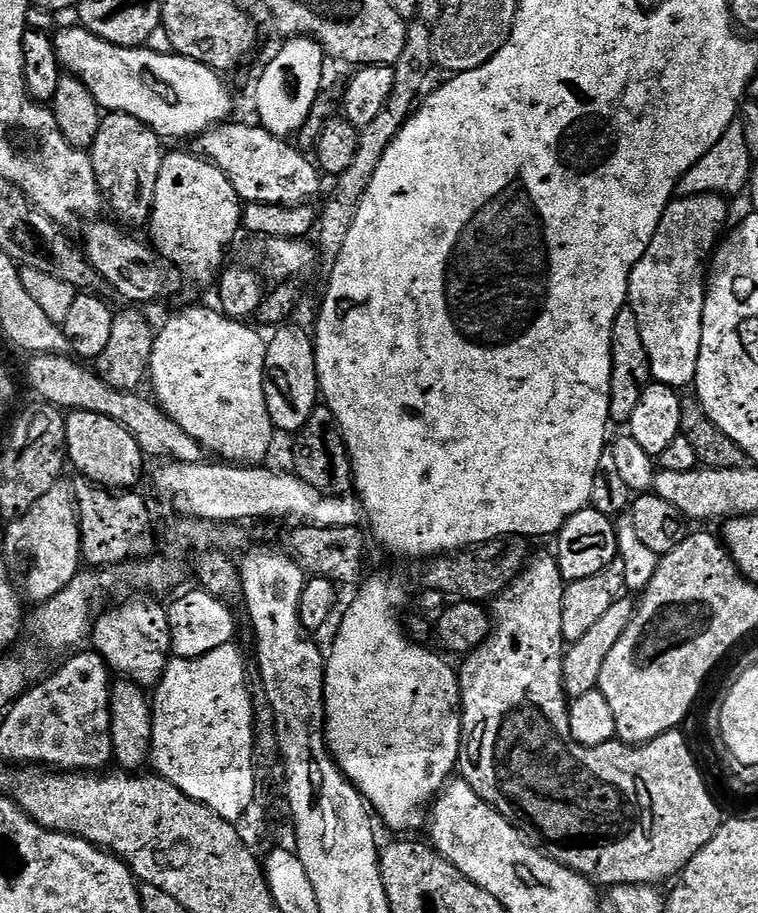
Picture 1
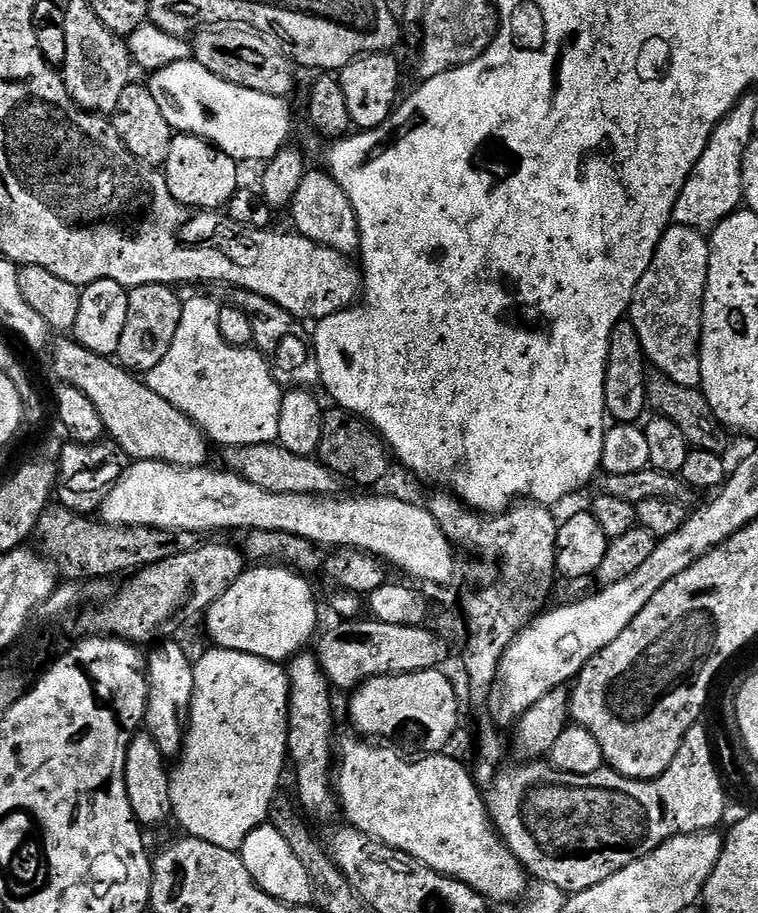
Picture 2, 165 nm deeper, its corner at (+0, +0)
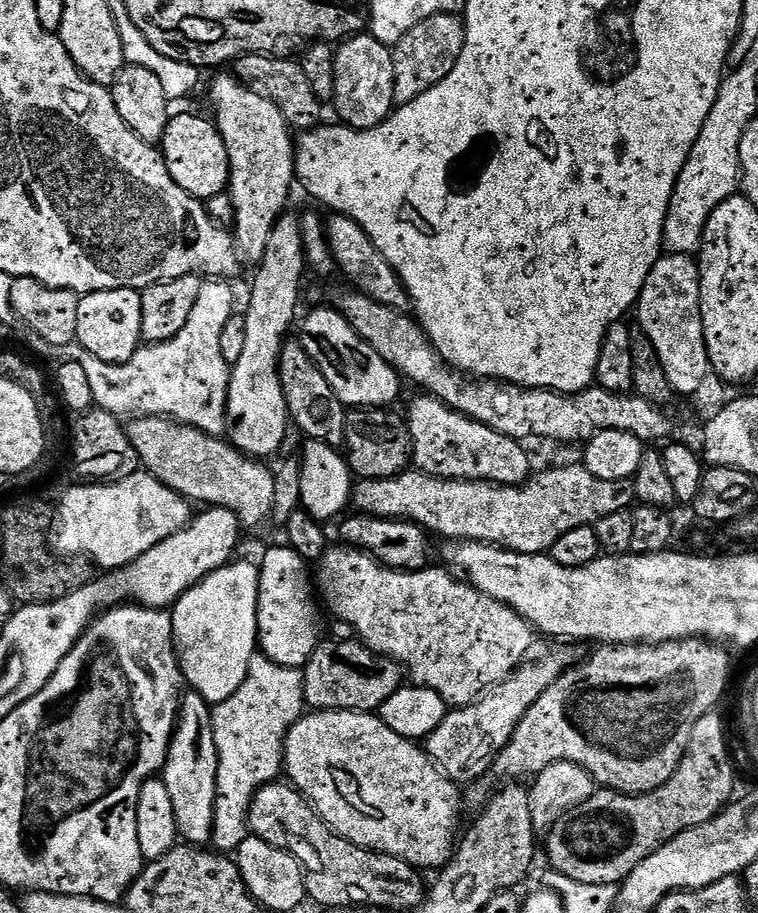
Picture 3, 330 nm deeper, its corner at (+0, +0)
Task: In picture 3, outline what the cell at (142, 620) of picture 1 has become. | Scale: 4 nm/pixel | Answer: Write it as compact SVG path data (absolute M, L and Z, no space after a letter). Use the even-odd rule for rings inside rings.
M188 690L183 693L176 731L172 733L162 779L166 790L170 790L170 802L174 802L174 818L180 836L188 839L185 841L189 845L207 845L212 838L216 809L218 746L214 742L212 708L197 692Z

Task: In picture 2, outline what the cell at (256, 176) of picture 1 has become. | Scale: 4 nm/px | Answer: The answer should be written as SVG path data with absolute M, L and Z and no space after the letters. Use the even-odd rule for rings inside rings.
M305 171L302 182L294 194L290 205L295 231L327 248L333 248L345 254L356 254L360 250L360 227L354 206L350 198L338 186L336 179L327 171Z

